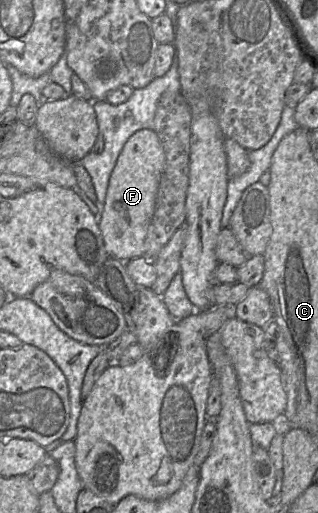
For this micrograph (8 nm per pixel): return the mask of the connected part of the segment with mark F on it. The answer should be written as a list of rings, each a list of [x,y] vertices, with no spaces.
[[[139,130],[125,144],[111,174],[104,210],[98,224],[109,258],[128,262],[143,257],[144,242],[156,209],[164,166],[165,152],[154,130]]]

